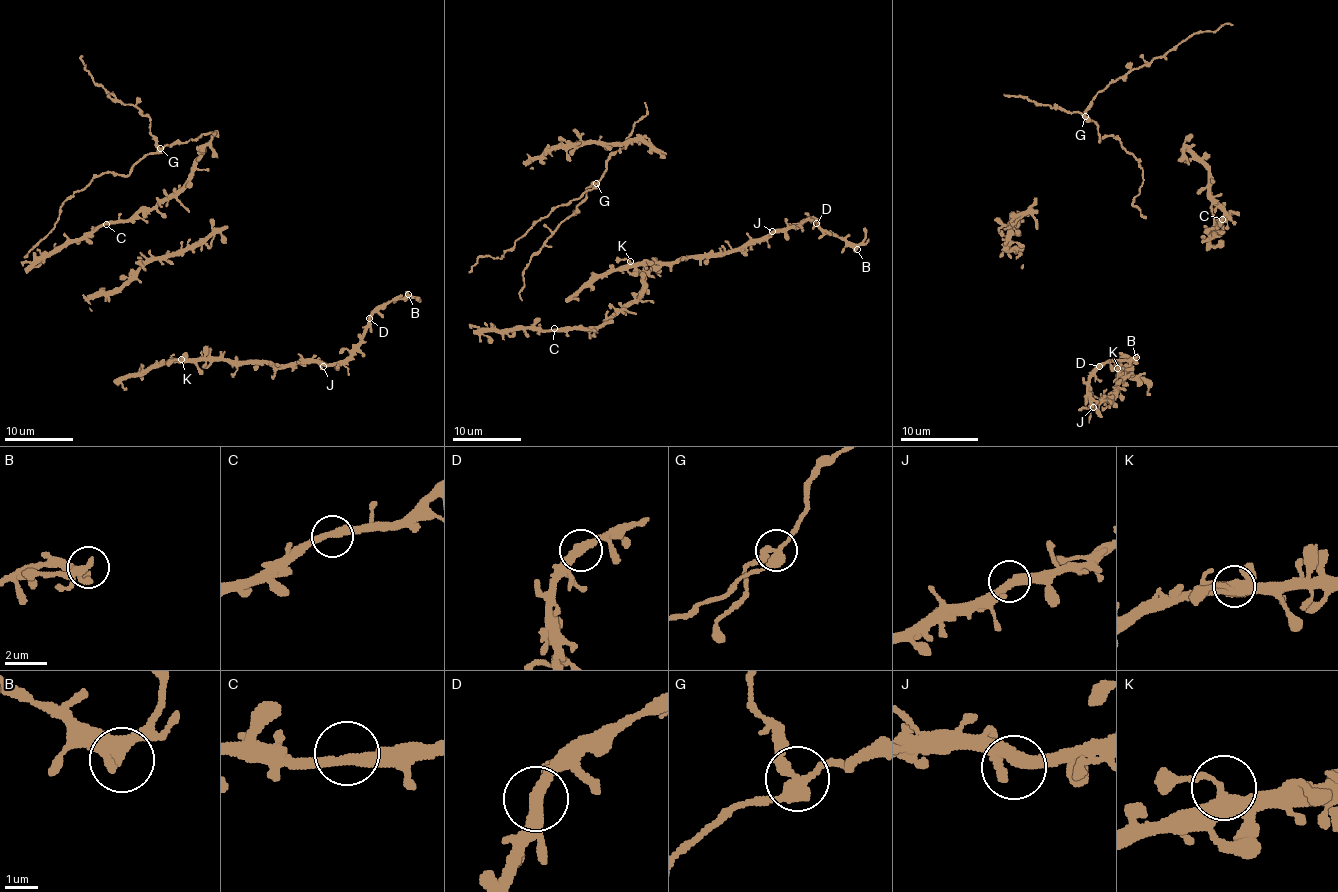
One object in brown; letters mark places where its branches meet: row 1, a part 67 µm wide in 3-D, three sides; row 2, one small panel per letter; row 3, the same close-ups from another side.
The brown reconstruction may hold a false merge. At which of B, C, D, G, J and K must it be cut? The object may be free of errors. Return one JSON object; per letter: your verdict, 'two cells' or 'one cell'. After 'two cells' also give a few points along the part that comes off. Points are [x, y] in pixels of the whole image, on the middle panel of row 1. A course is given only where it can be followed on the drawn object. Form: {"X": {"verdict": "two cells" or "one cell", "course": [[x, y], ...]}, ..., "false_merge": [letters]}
{"B": {"verdict": "one cell"}, "C": {"verdict": "one cell"}, "D": {"verdict": "one cell"}, "G": {"verdict": "two cells", "course": [[597, 183], [587, 187], [585, 199], [555, 229], [545, 246], [530, 258], [523, 271], [521, 300]]}, "J": {"verdict": "one cell"}, "K": {"verdict": "one cell"}, "false_merge": ["G"]}

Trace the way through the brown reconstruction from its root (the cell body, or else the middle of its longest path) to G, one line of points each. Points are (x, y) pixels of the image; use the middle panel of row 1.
G: (471, 272), (480, 257), (488, 254), (501, 258), (536, 220), (559, 206), (580, 198), (597, 183)

